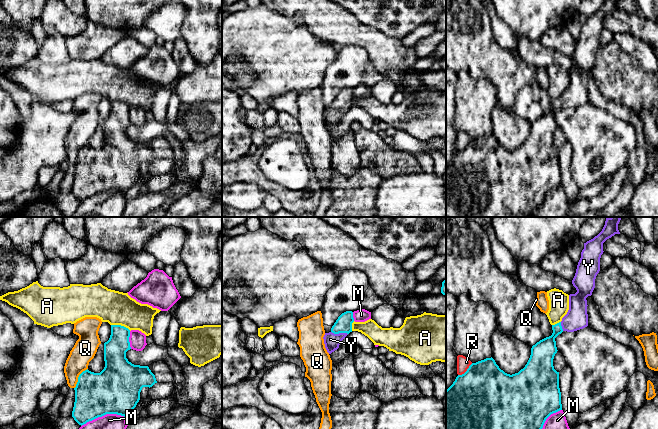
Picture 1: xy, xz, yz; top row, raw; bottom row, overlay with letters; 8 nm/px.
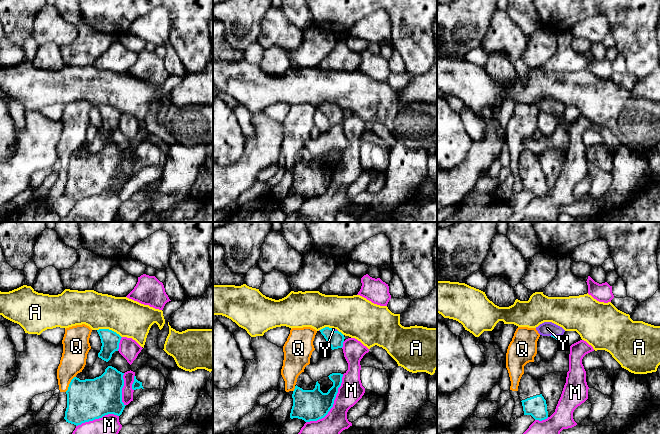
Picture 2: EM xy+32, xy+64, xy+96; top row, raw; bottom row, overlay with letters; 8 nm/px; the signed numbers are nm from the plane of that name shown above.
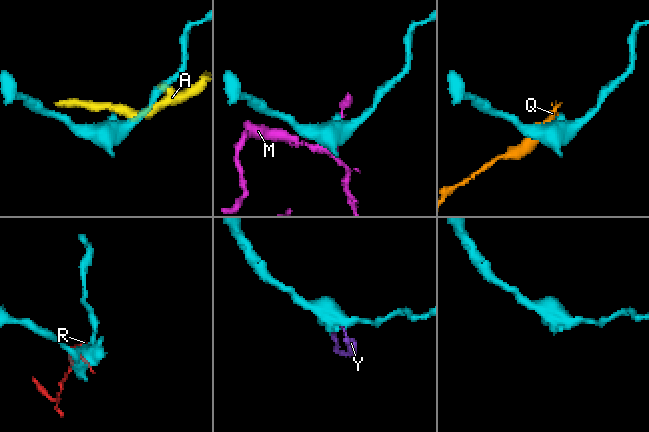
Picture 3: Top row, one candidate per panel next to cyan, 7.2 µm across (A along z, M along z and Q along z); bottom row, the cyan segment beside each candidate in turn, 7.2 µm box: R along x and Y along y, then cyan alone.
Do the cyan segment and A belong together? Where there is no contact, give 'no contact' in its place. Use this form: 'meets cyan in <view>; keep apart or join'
meets cyan in xy; keep apart

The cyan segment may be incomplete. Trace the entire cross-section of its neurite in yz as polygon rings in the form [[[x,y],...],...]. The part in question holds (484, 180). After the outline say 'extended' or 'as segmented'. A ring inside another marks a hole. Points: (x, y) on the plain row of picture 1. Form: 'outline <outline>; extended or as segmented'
outline [[[605,0],[597,12],[584,19],[572,56],[577,68],[569,71],[569,86],[561,98],[552,101],[551,112],[532,122],[530,134],[523,145],[507,150],[491,133],[472,139],[464,150],[456,153],[446,166],[446,217],[532,217],[546,195],[562,186],[559,148],[553,142],[558,127],[555,114],[563,107],[574,108],[588,102],[586,74],[595,64],[604,28],[603,19],[615,10],[620,10],[618,0]]]; extended

